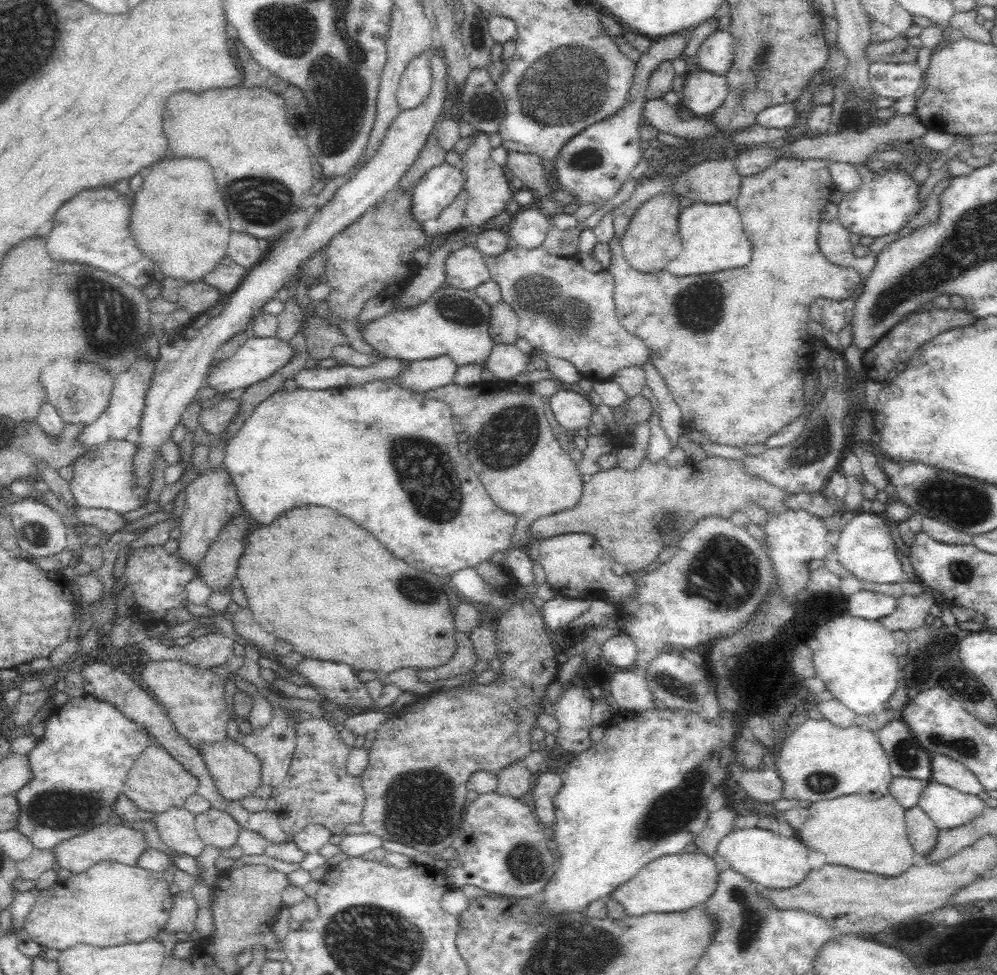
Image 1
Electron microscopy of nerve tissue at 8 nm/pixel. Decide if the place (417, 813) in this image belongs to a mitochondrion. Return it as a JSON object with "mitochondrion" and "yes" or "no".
{"mitochondrion":"yes"}

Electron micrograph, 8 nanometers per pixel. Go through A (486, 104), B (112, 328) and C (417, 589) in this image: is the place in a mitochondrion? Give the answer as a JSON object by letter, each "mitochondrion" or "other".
{"A":"mitochondrion","B":"mitochondrion","C":"mitochondrion"}

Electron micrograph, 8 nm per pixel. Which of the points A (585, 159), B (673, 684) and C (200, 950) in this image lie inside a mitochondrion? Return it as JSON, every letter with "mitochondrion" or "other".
{"A":"mitochondrion","B":"mitochondrion","C":"other"}

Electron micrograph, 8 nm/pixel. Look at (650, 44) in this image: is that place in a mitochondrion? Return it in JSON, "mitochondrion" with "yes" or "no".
{"mitochondrion":"no"}

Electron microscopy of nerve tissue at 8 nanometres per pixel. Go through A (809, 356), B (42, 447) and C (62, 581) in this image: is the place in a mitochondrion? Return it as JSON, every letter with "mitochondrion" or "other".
{"A":"other","B":"other","C":"other"}

